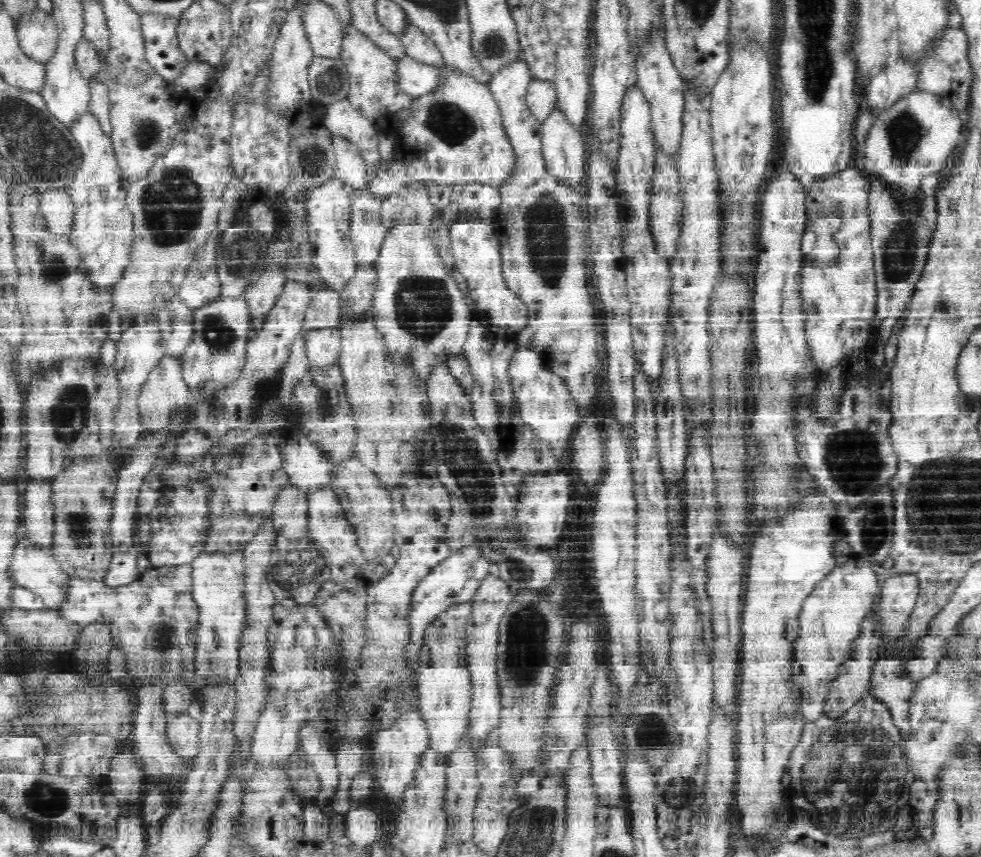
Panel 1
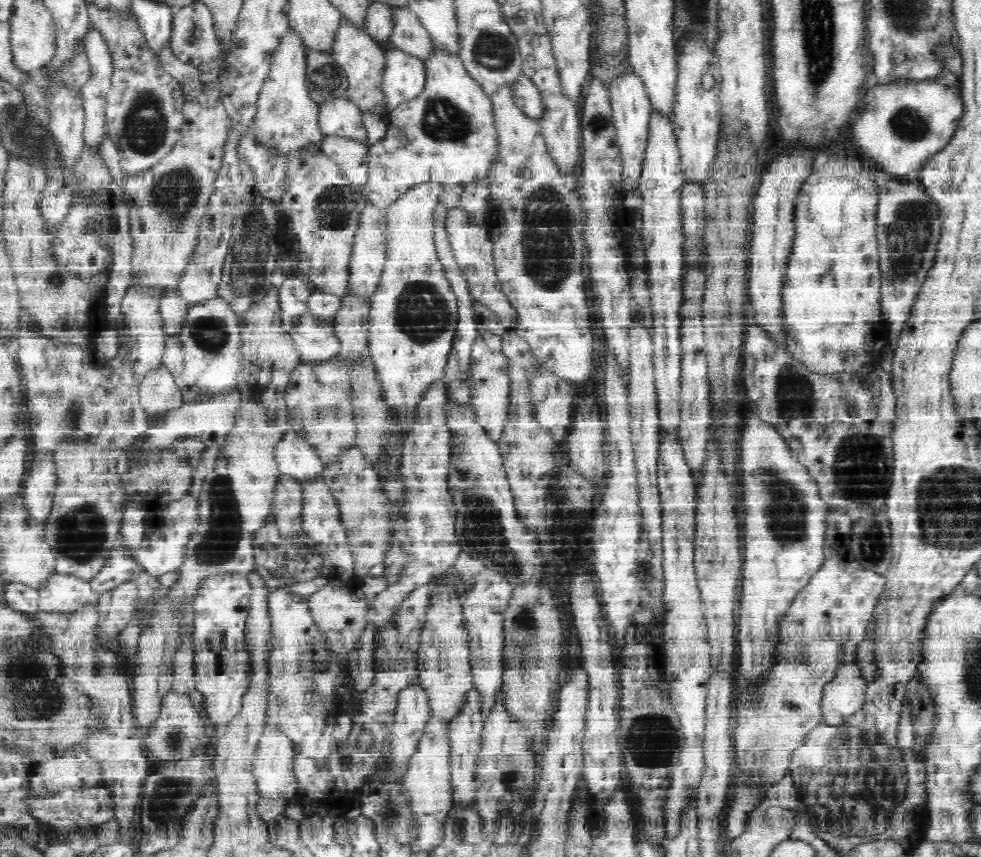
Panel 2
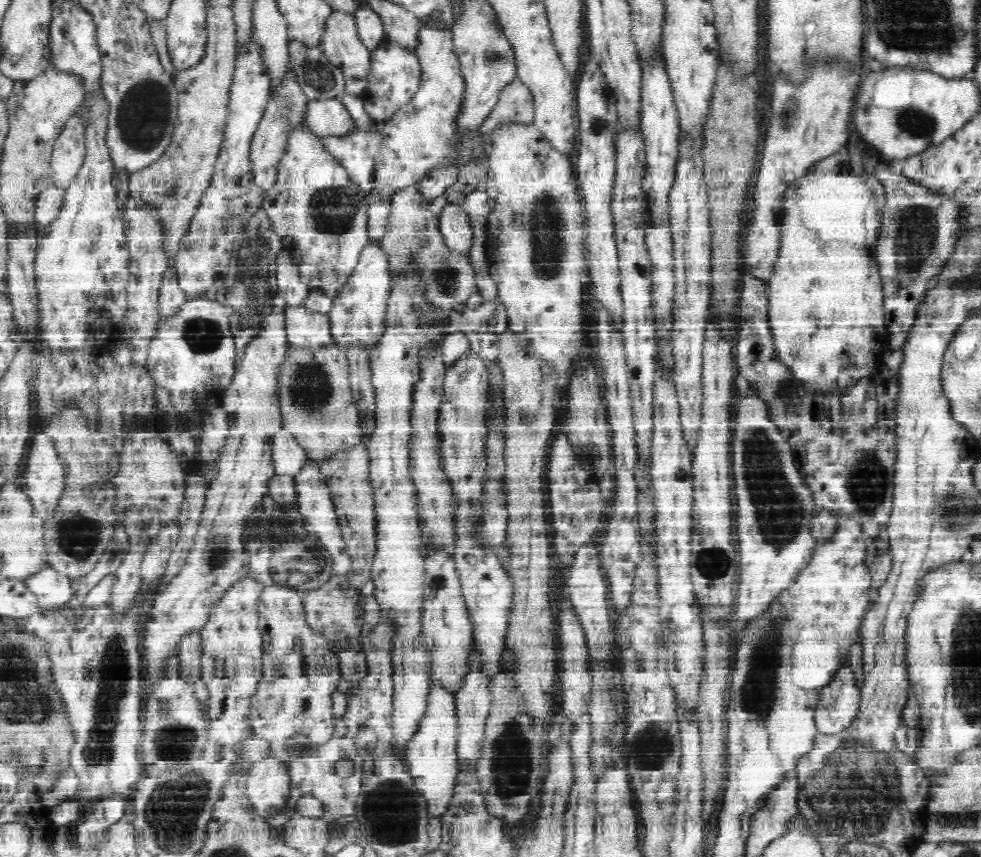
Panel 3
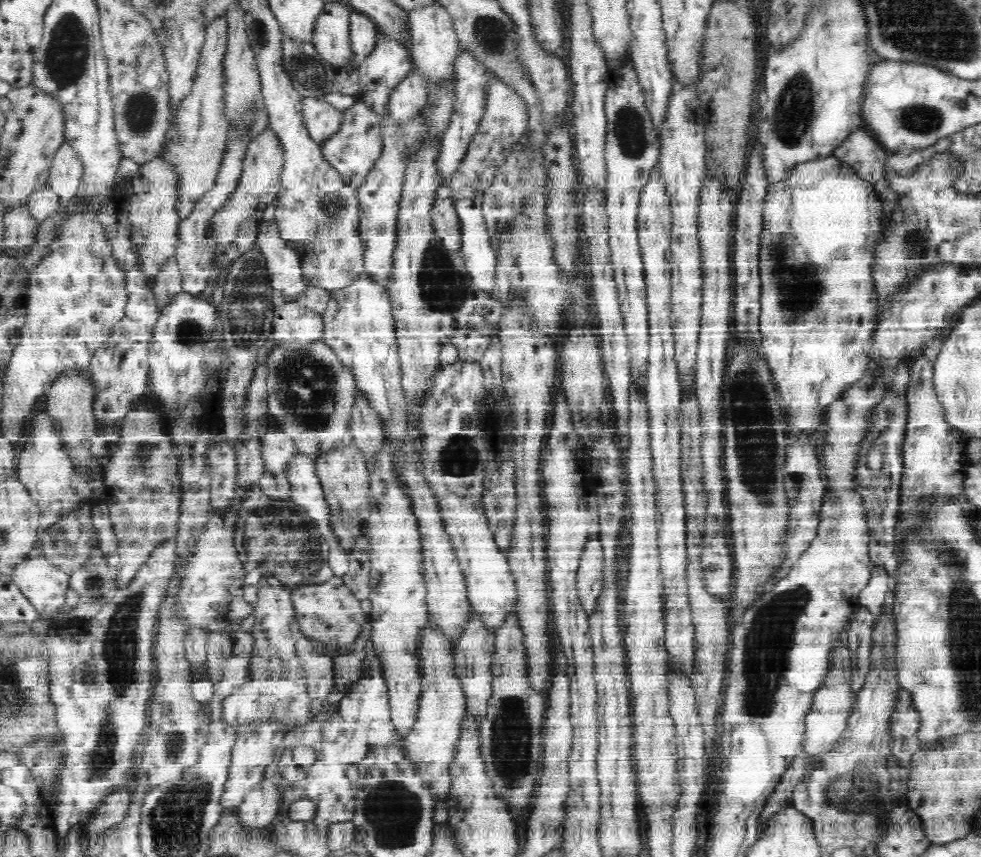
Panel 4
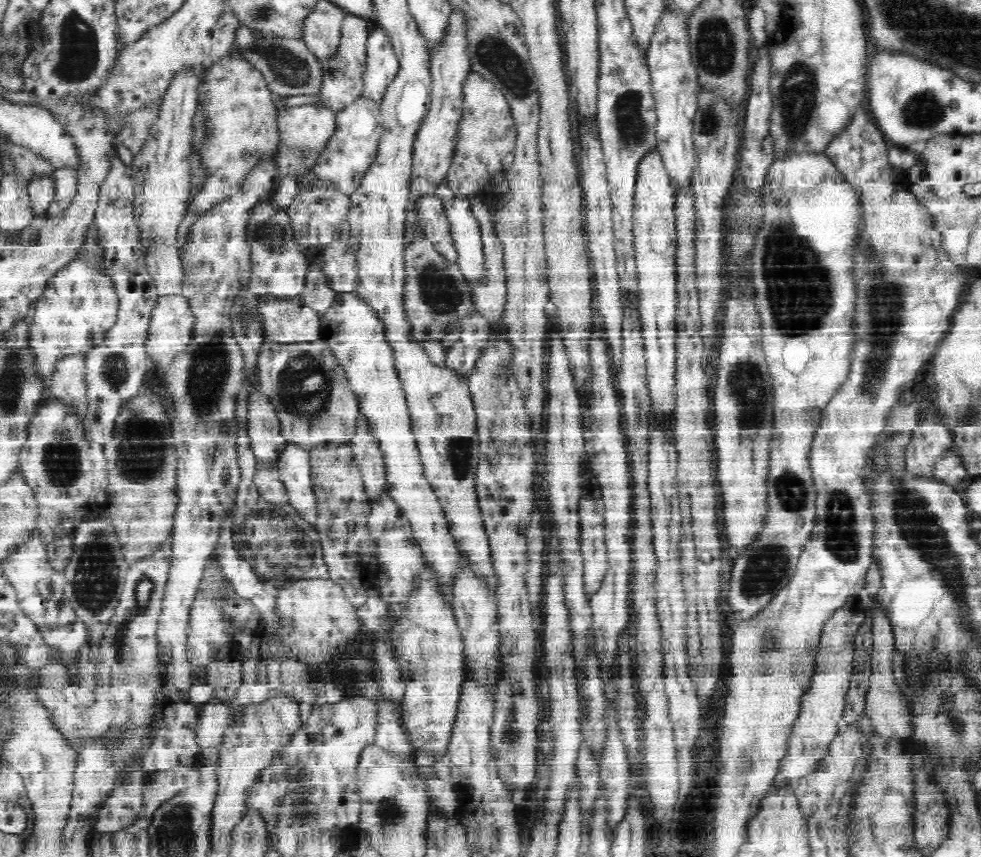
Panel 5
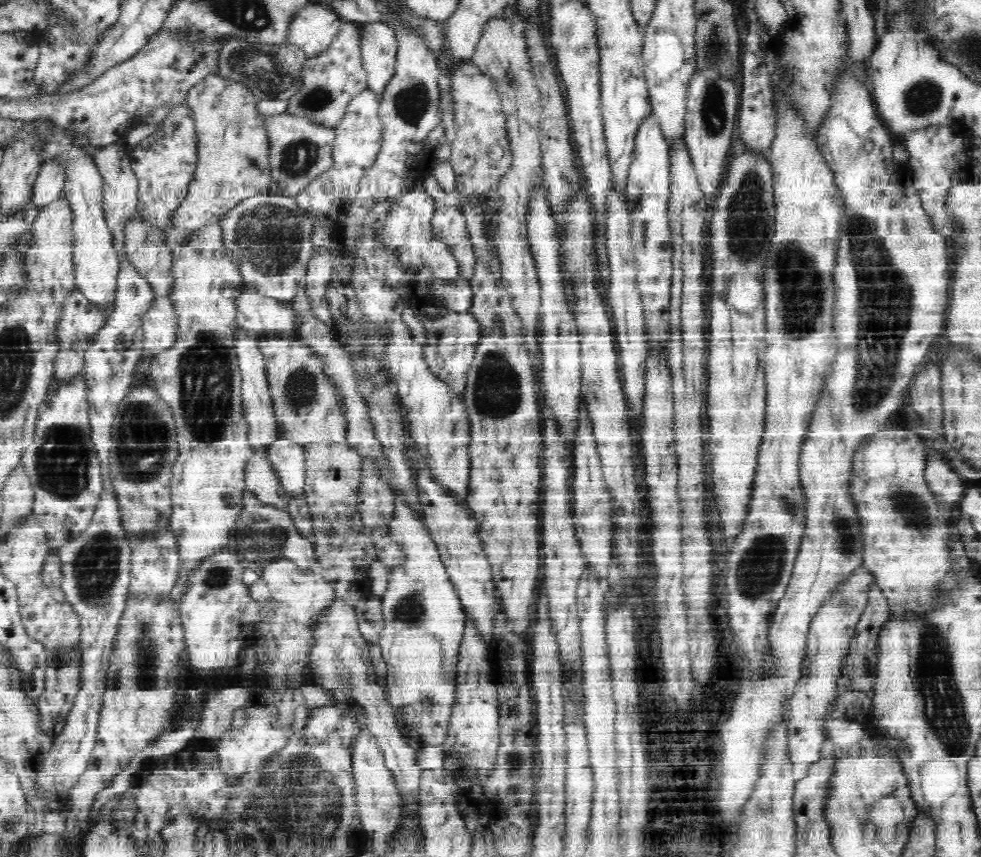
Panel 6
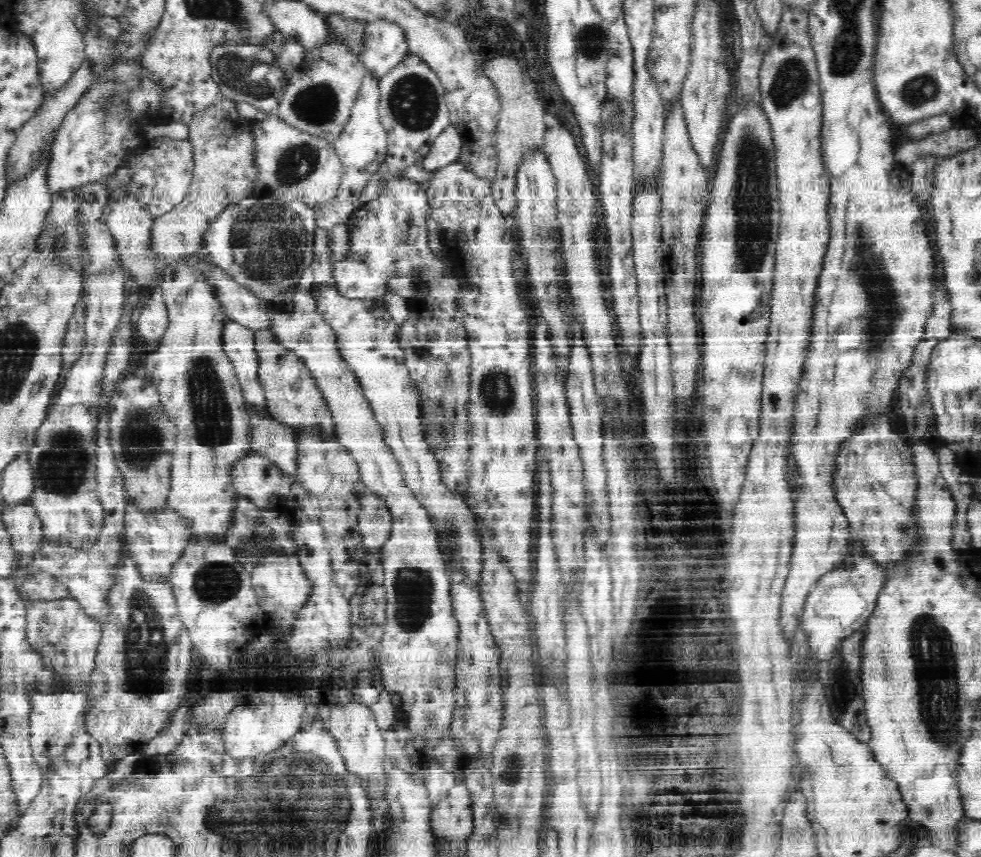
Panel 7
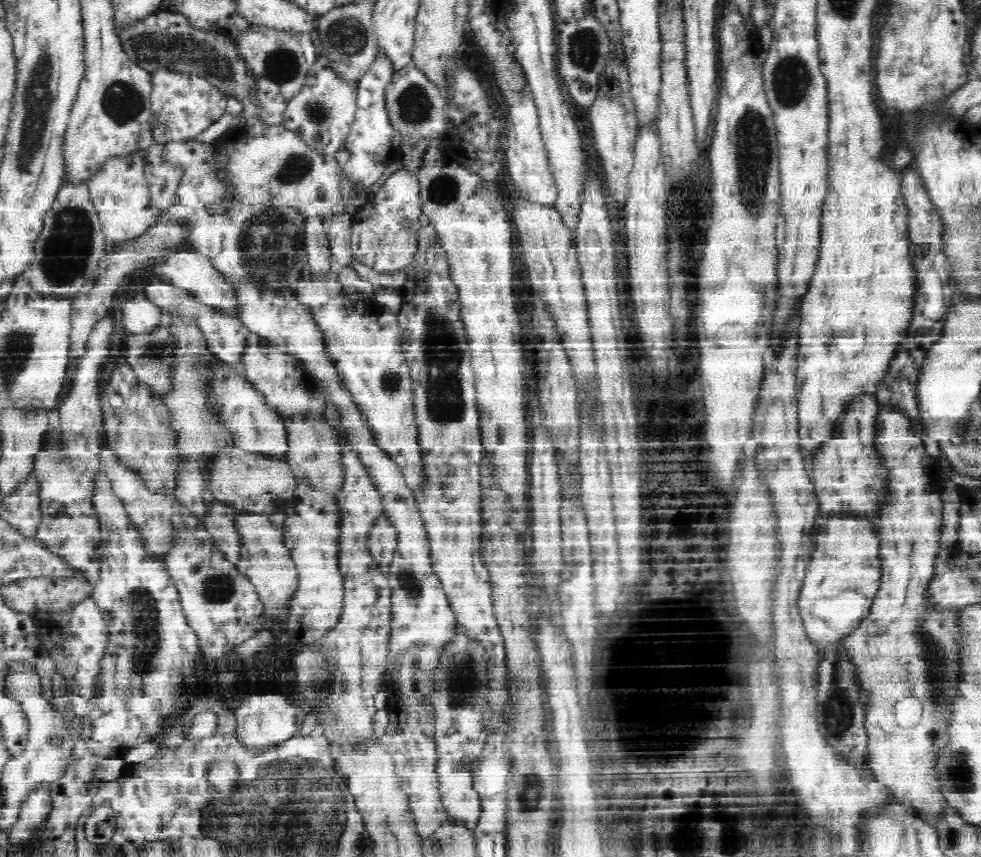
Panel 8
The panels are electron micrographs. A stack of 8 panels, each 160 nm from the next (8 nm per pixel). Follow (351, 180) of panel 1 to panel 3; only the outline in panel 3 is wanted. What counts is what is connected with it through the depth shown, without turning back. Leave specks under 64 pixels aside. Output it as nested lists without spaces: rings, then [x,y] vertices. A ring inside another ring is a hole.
[[[358,129],[346,137],[319,137],[324,148],[347,170],[350,180],[368,192],[376,166],[377,149],[382,140],[380,130]]]

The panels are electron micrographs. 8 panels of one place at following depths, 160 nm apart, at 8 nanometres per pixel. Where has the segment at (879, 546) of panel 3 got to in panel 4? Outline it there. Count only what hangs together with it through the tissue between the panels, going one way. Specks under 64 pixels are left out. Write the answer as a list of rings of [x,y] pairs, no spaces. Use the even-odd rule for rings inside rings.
[[[884,563],[873,565],[871,571],[871,580],[860,592],[858,601],[876,615],[884,602],[888,601],[888,592],[894,589],[898,582],[894,580],[893,574],[886,571]]]

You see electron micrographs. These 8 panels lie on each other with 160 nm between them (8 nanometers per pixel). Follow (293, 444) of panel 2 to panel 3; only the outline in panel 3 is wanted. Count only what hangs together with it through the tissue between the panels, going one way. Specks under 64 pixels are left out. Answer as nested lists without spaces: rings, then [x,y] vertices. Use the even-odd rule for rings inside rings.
[[[285,433],[276,435],[273,441],[273,463],[275,464],[275,474],[282,476],[298,476],[308,462],[308,453],[297,442],[296,437],[292,436],[292,448],[286,448],[286,438],[290,438]],[[284,436],[284,438],[282,438]]]

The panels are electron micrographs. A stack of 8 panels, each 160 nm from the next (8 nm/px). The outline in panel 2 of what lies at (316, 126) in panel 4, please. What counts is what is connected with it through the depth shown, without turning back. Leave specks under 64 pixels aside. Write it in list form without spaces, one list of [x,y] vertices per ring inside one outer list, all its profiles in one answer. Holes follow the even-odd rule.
[[[337,99],[321,106],[319,126],[324,136],[336,135],[368,145],[369,132],[364,124],[365,114],[349,99]]]

